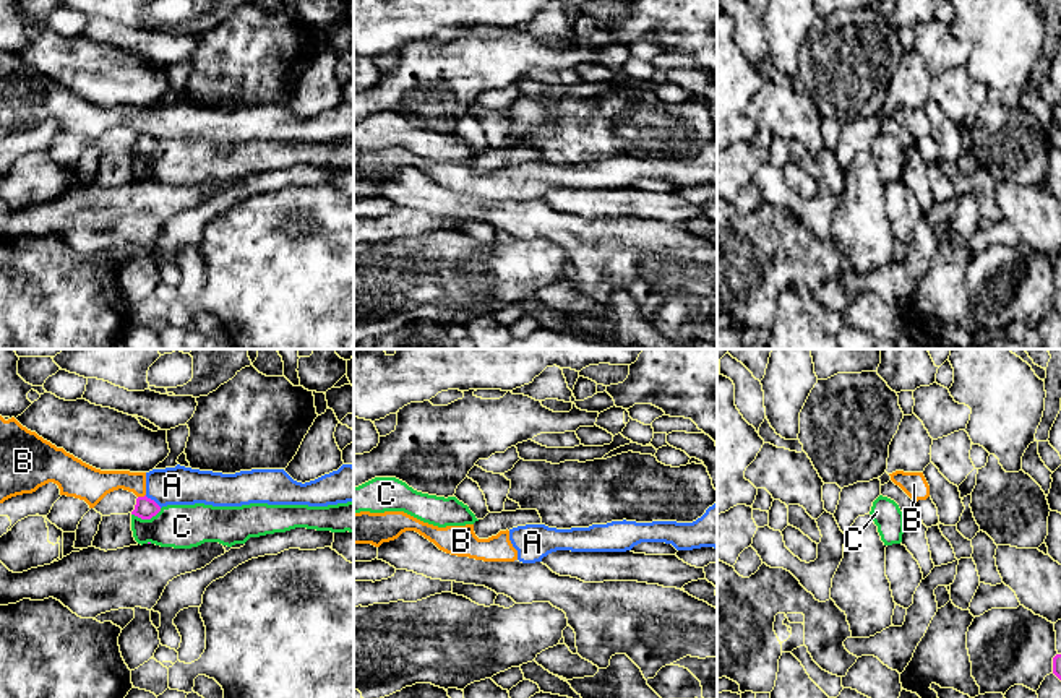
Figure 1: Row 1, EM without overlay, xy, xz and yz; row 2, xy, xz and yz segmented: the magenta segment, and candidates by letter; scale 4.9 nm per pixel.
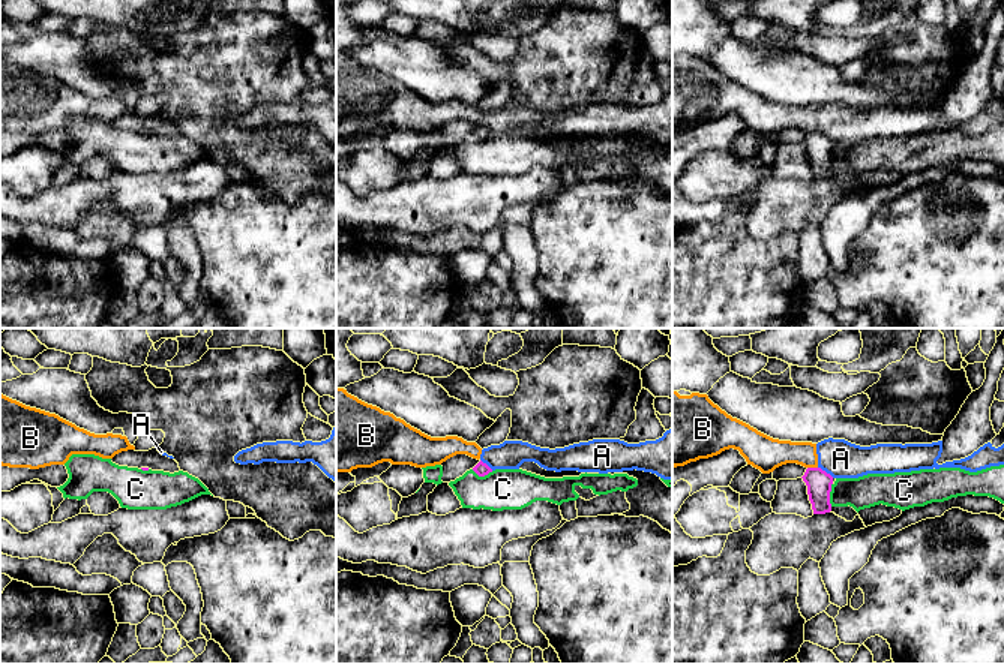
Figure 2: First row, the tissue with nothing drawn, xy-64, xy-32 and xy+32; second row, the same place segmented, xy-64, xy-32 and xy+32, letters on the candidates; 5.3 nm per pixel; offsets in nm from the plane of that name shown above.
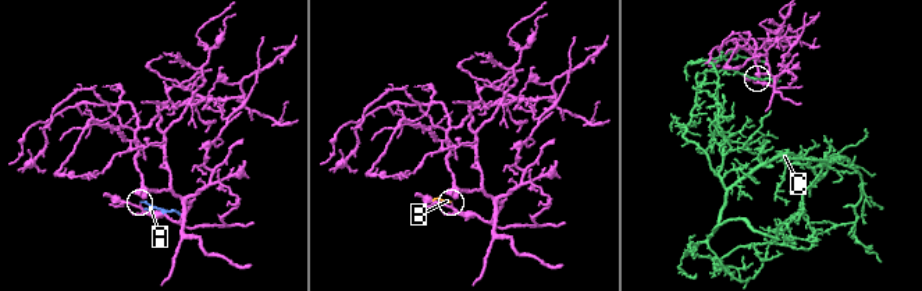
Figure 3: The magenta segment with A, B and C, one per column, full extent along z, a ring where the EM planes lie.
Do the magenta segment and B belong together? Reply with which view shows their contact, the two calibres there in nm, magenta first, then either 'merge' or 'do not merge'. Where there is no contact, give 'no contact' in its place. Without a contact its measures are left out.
contact in xy; calibres 110 and 160 nm; do not merge

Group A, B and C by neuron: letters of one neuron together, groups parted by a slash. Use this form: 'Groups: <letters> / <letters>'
Groups: A B / C

